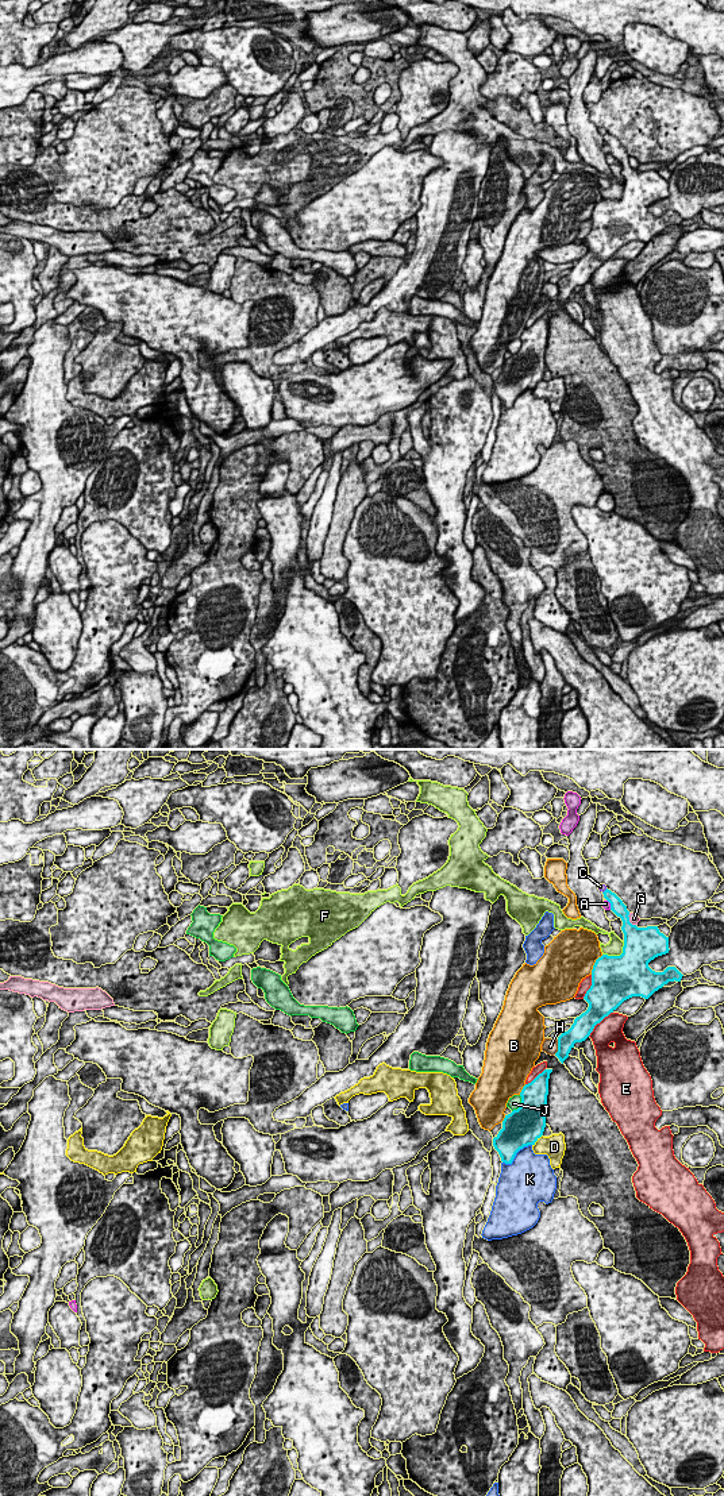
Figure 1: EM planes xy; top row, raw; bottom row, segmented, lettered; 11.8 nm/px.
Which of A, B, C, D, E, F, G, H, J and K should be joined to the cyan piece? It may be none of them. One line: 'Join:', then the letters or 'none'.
Join: none

